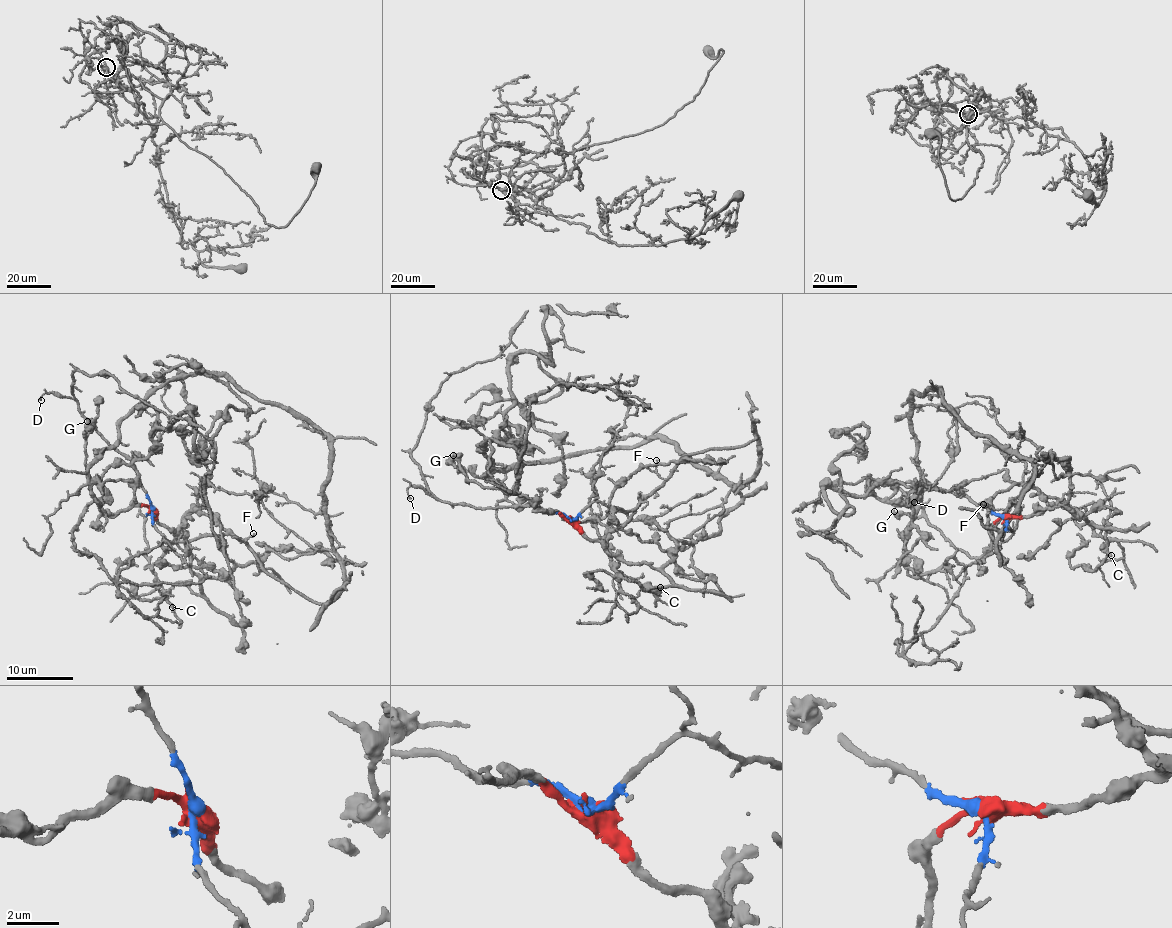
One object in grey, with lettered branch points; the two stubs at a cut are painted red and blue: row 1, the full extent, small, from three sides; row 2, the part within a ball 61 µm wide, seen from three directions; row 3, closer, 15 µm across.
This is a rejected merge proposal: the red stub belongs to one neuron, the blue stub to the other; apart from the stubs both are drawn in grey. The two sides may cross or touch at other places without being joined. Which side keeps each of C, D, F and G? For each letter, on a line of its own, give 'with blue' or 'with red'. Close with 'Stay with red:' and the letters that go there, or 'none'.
C: with red
D: with blue
F: with blue
G: with red
Stay with red: C, G

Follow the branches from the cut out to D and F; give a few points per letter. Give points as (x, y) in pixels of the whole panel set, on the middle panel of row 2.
D: (570, 519), (522, 504), (475, 508), (461, 503), (448, 504), (410, 486), (406, 489), (411, 498)
F: (570, 519), (595, 501), (630, 511), (664, 482), (657, 472), (656, 460)

